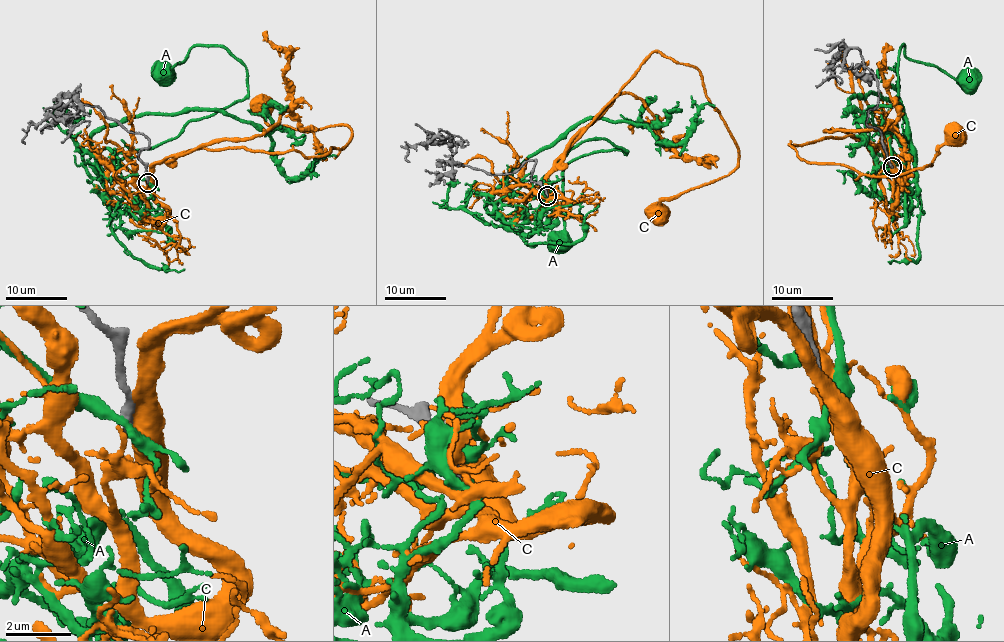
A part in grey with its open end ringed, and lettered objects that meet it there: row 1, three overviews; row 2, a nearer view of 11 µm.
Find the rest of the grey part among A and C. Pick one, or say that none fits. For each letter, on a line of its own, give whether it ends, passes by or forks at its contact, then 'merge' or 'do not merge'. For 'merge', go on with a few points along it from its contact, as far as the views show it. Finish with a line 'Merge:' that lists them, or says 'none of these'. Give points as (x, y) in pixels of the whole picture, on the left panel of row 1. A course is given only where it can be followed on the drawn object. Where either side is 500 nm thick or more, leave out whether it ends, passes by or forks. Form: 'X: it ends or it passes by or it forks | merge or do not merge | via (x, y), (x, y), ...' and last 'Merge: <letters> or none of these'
A: it passes by | do not merge
C: do not merge
Merge: none of these

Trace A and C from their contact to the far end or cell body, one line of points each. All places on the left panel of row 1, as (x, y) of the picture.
A: (147, 181), (107, 149), (96, 159), (100, 176), (248, 92), (223, 48), (196, 45), (164, 76)
C: (148, 179), (149, 168), (191, 150), (323, 156), (351, 134), (338, 126), (304, 131), (270, 125), (261, 108)

